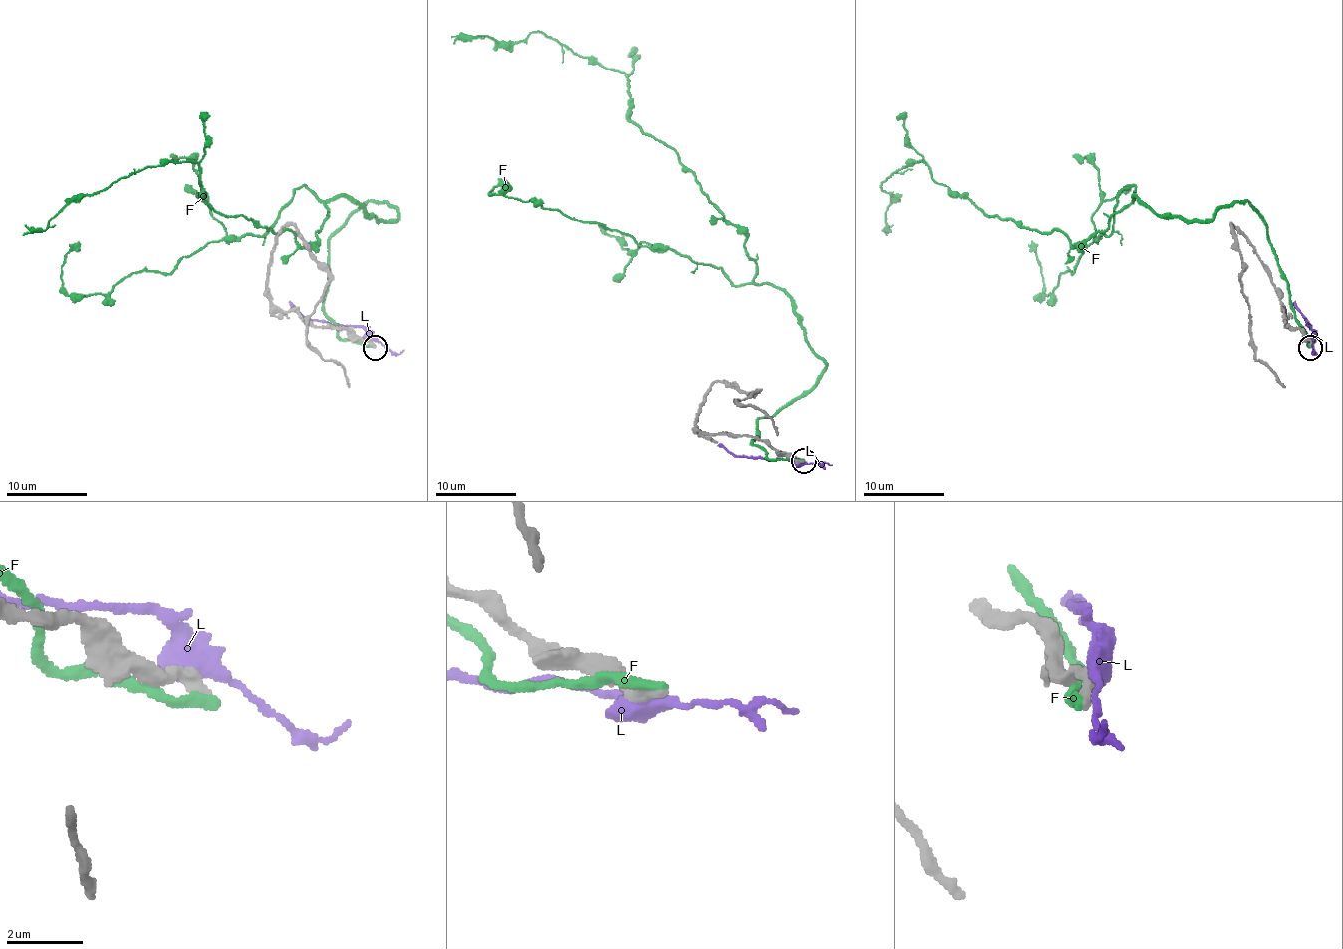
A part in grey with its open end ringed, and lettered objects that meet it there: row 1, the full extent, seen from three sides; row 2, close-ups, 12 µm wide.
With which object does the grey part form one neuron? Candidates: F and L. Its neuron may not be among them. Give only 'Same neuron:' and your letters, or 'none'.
Same neuron: none

